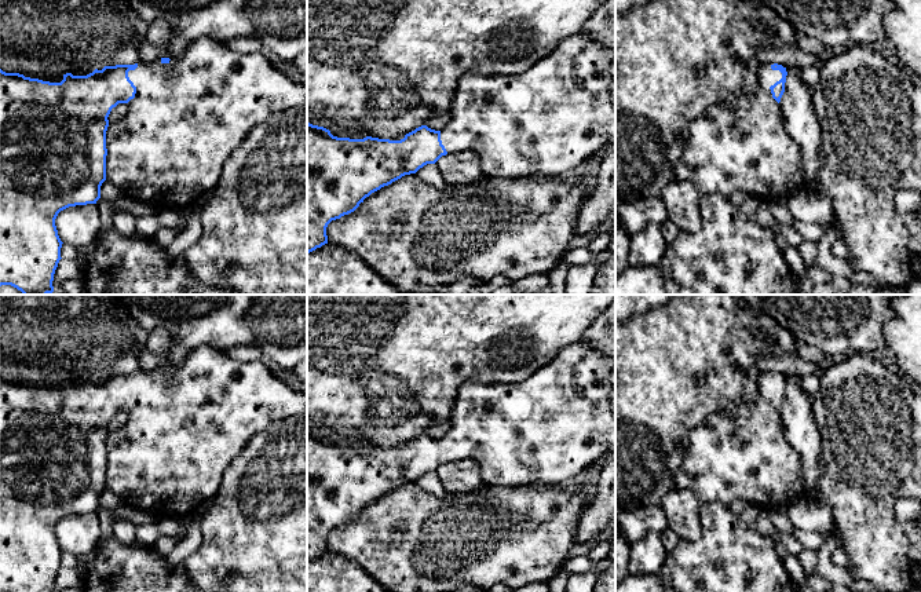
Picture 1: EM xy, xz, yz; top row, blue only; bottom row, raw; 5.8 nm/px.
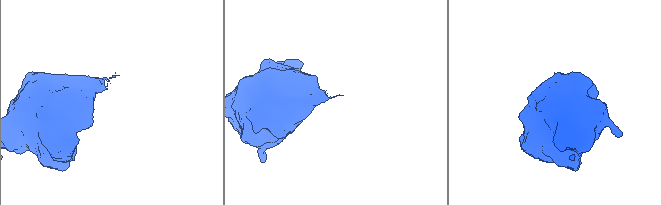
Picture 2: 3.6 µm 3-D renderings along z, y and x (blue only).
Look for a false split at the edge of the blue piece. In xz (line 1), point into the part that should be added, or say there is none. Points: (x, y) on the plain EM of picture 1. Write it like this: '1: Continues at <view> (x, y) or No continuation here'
1: Continues at xz (543, 431)

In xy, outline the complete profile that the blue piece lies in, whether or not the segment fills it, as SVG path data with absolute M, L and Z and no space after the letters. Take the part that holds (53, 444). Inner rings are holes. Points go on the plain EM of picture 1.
M205 344L193 350L178 368L158 366L151 372L139 369L135 373L105 374L102 379L95 377L87 384L66 381L61 391L30 387L19 381L6 381L0 377L0 592L52 592L55 578L62 567L61 556L63 552L55 534L58 522L69 515L96 512L100 507L100 494L106 487L118 496L123 504L132 509L145 511L154 519L197 514L208 500L218 494L223 472L256 434L275 421L301 416L306 410L307 390L295 391L282 379L274 376L262 359L235 361L226 351ZM118 412L128 413L127 423L110 432L107 425Z

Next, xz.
M586 343L560 350L556 358L523 381L479 384L464 383L457 392L449 417L449 431L435 439L421 434L401 449L337 446L329 438L307 430L307 562L328 552L326 536L332 529L354 520L372 501L416 482L442 464L474 458L486 485L500 487L549 487L566 485L571 478L602 457L615 454L615 413L611 410L611 373L615 358L600 354Z

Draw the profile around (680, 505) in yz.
M675 487L661 498L668 527L680 538L698 541L702 533L699 500L692 490Z

